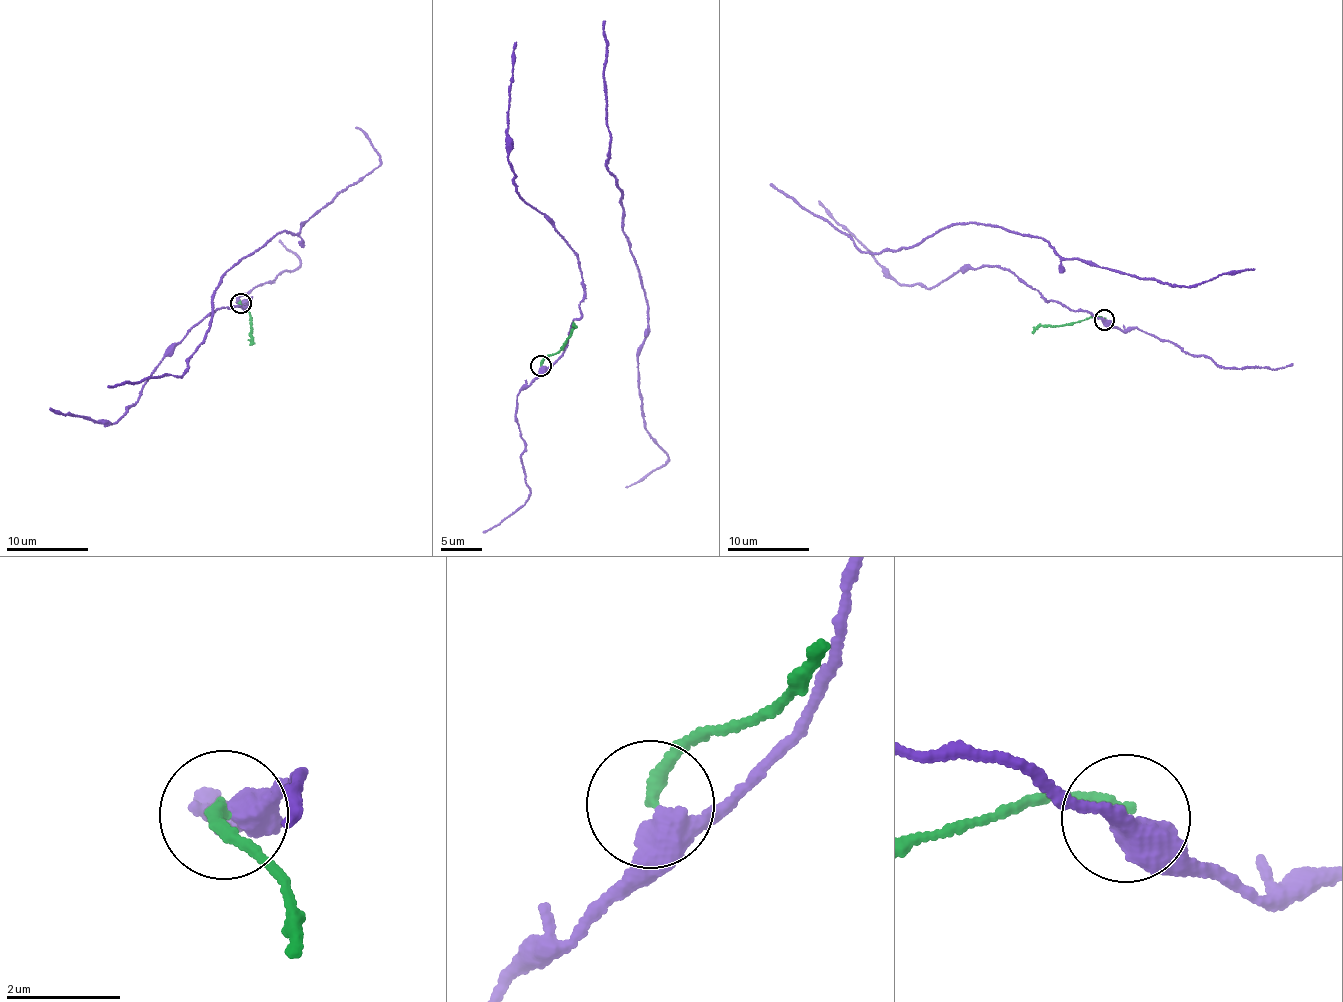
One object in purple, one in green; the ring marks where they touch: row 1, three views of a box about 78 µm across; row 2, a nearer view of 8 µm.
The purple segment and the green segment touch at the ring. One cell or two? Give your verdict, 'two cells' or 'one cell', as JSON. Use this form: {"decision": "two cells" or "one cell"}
{"decision": "two cells"}

